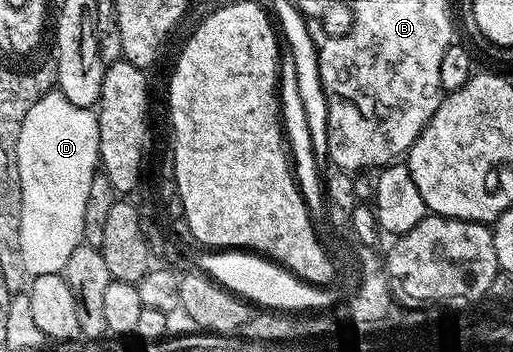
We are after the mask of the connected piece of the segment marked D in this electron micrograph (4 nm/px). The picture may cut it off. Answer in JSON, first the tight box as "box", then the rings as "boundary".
{"box":[18,90,100,277],"boundary":[[[59,90],[47,92],[38,103],[44,108],[44,122],[36,122],[38,128],[30,128],[22,122],[22,134],[18,134],[18,165],[23,173],[24,184],[36,186],[36,226],[22,226],[22,266],[29,277],[42,274],[63,273],[70,254],[84,239],[84,215],[86,194],[90,194],[90,182],[98,174],[100,162],[100,122],[92,108],[74,106]]]}

